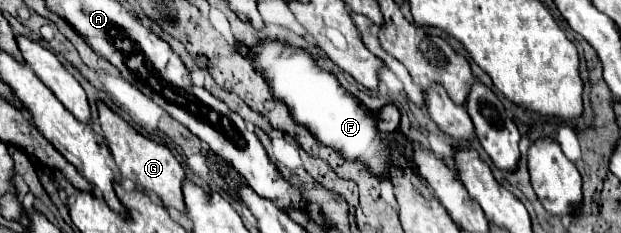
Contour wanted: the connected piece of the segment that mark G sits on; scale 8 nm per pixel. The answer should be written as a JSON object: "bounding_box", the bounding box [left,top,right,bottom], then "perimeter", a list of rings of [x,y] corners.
{"bounding_box":[98,103,186,211],"perimeter":[[[98,103],[98,115],[102,133],[108,141],[108,147],[112,151],[112,157],[120,169],[120,179],[130,179],[134,187],[140,187],[142,191],[154,191],[164,207],[176,207],[178,211],[186,211],[186,205],[182,205],[182,181],[186,179],[186,173],[182,165],[176,161],[176,157],[168,151],[168,147],[154,143],[140,135],[134,127],[130,127],[122,117],[112,113],[104,103]]]}

